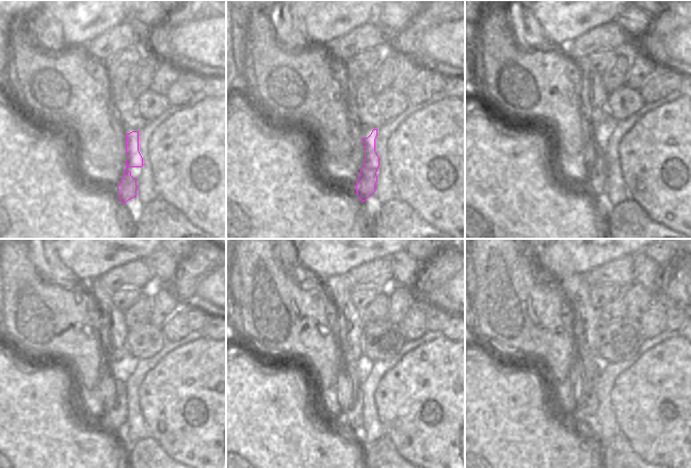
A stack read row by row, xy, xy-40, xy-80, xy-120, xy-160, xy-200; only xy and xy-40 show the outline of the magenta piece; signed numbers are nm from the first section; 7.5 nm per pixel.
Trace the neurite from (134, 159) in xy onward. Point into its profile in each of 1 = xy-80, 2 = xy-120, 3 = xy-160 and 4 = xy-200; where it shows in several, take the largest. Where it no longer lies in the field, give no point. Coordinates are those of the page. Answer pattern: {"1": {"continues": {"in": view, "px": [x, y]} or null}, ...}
{"1": {"continues": {"in": "xy-80", "px": [596, 181]}}, "2": {"continues": {"in": "xy-120", "px": [115, 419]}}, "3": {"continues": {"in": "xy-160", "px": [351, 417]}}, "4": {"continues": {"in": "xy-200", "px": [588, 370]}}}

